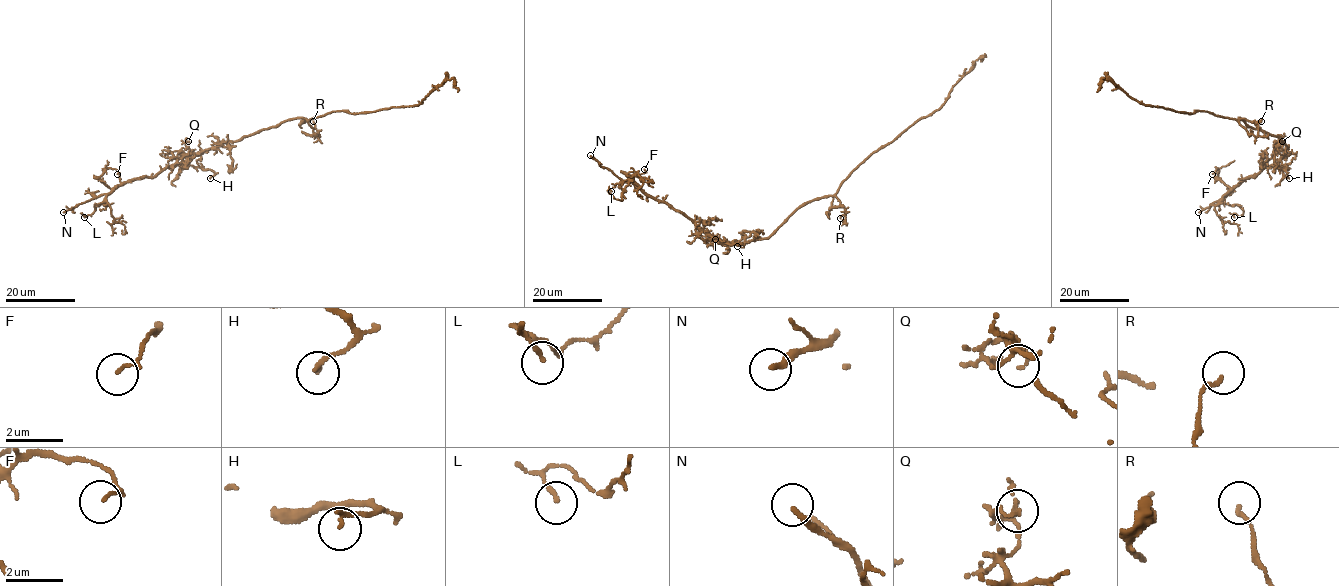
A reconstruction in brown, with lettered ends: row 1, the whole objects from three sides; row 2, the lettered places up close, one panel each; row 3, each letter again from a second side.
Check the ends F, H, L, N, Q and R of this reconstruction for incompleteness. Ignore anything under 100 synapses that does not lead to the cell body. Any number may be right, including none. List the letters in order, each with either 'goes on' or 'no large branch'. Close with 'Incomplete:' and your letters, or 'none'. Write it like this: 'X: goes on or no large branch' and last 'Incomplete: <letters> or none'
F: no large branch
H: no large branch
L: no large branch
N: goes on
Q: no large branch
R: no large branch
Incomplete: N

